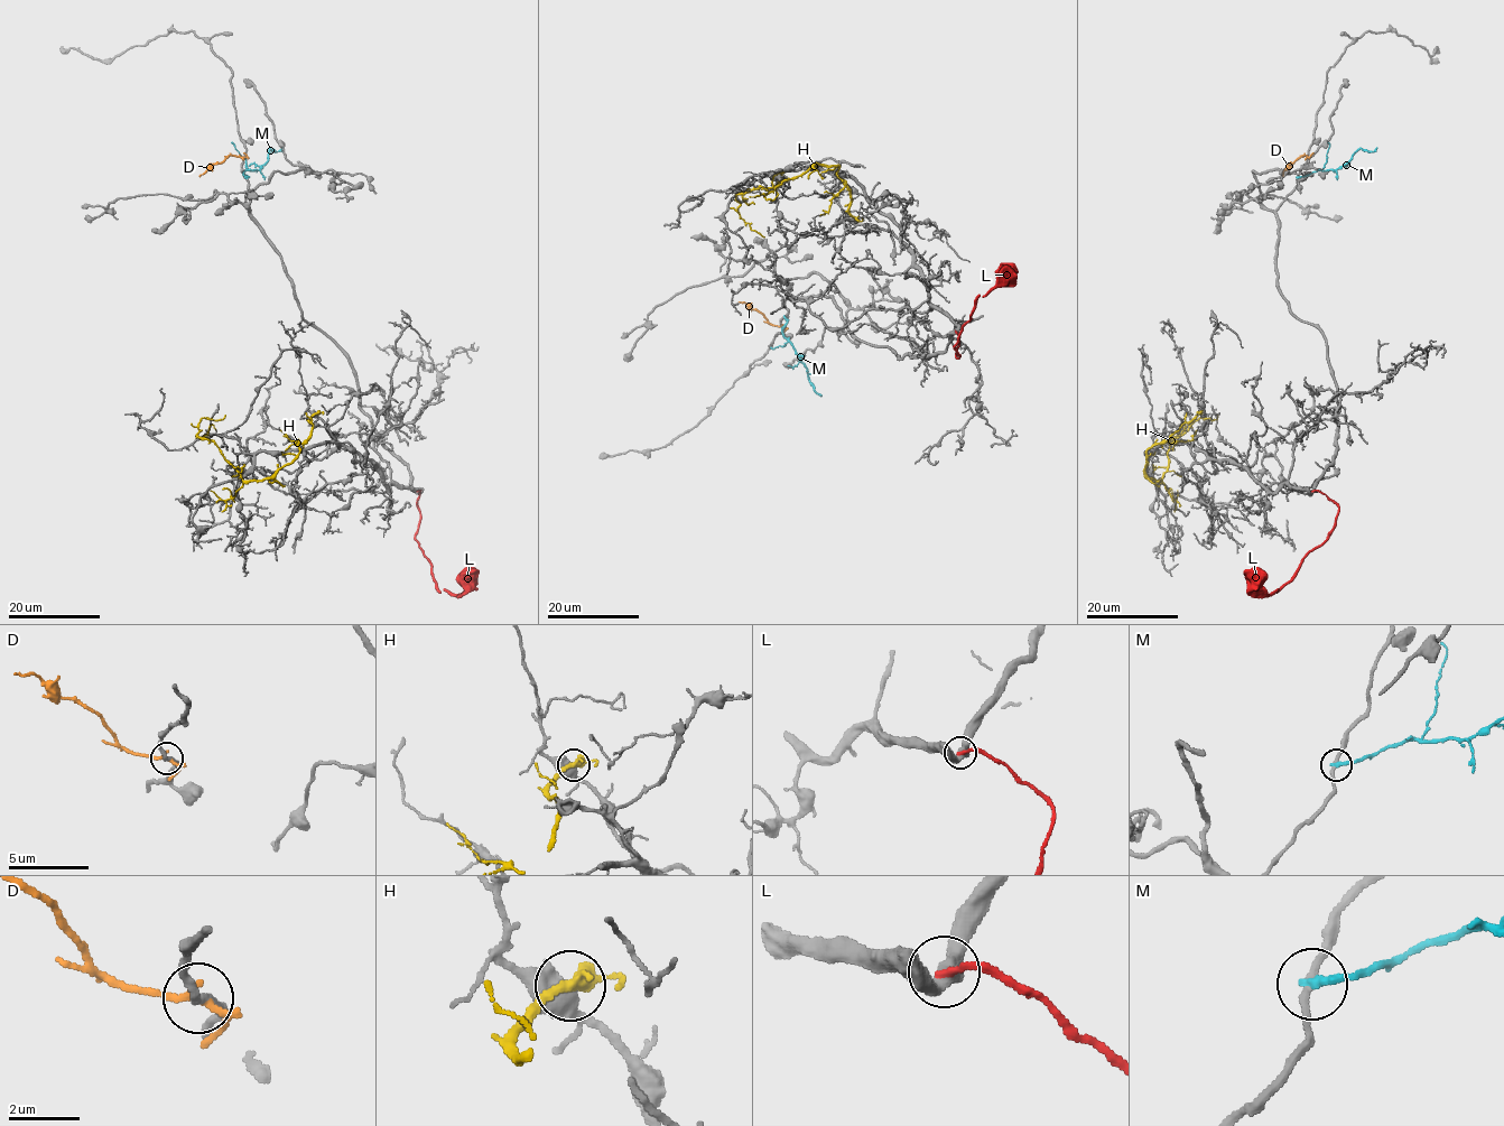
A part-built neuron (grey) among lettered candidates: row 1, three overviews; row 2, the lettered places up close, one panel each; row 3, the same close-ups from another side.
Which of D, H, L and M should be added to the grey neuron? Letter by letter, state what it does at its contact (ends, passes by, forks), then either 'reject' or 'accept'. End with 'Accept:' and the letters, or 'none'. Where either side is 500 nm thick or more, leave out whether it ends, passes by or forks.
D: it forks | reject
H: it passes by | reject
L: it ends | accept
M: it ends | reject
Accept: L

